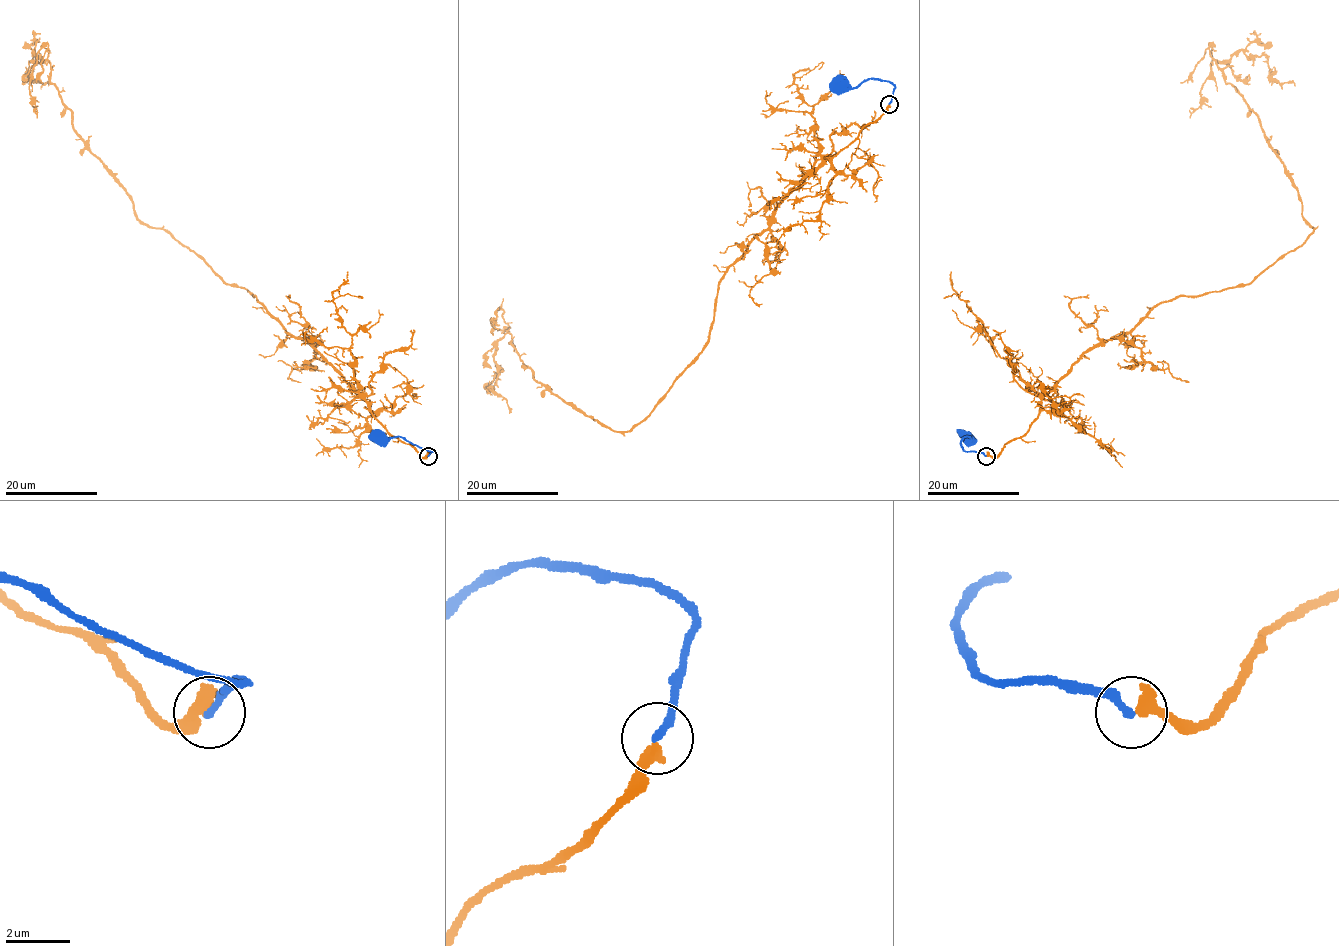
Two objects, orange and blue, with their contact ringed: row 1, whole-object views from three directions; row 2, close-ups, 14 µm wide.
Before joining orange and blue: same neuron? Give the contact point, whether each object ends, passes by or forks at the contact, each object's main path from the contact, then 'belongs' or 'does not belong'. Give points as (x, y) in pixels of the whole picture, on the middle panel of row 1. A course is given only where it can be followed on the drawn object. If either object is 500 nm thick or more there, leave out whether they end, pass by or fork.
place (889, 104); orange ends; blue ends; course orange (889, 104), (727, 270), (709, 342), (638, 423), (614, 431), (555, 395), (507, 333), (489, 387), (509, 413); course blue (889, 103), (895, 87), (884, 80), (867, 79), (854, 87), (846, 84), (837, 86); does not belong

